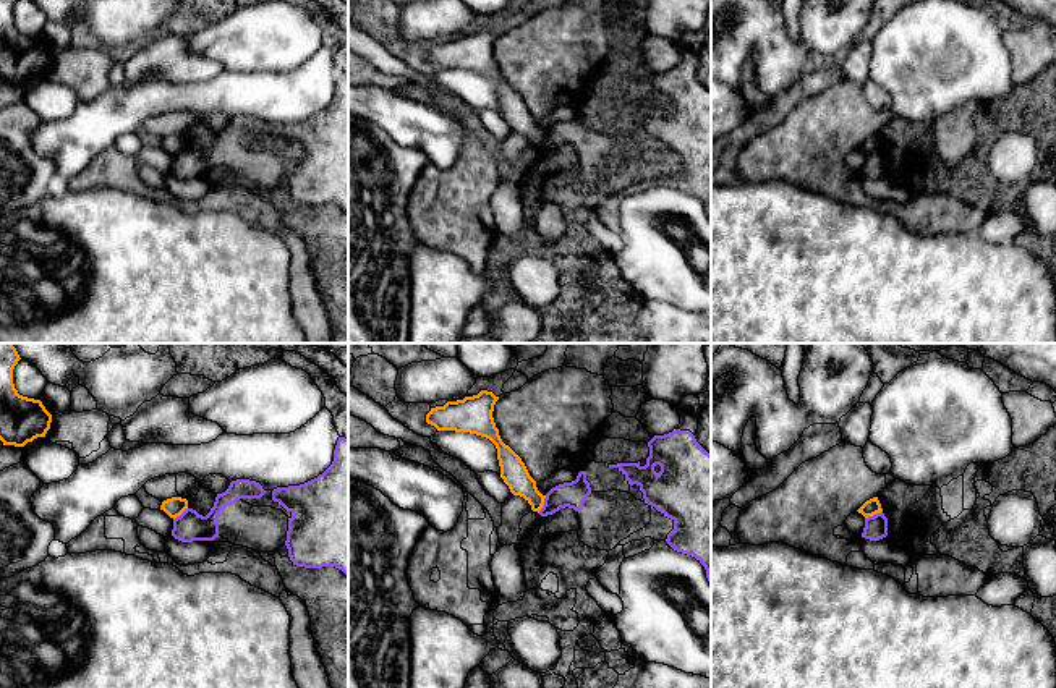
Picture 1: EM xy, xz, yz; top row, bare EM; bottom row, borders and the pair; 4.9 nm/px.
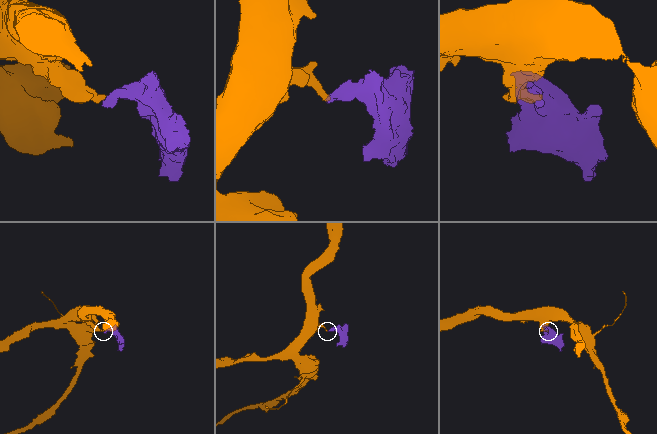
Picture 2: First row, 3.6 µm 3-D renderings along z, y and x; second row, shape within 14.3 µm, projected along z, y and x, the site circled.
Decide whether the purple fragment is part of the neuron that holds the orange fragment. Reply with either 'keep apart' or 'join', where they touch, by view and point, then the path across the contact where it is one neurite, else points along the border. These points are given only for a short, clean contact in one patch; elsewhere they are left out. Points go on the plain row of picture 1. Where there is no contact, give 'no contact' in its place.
keep apart; contact xz (543, 141); border xz (546, 133), (538, 149)

